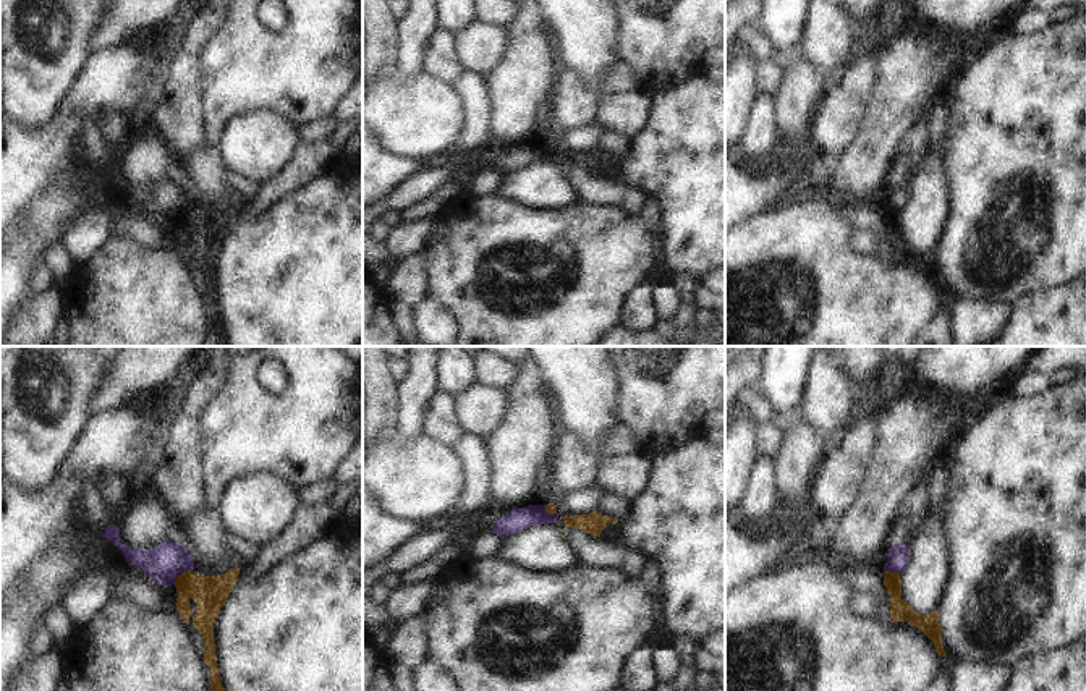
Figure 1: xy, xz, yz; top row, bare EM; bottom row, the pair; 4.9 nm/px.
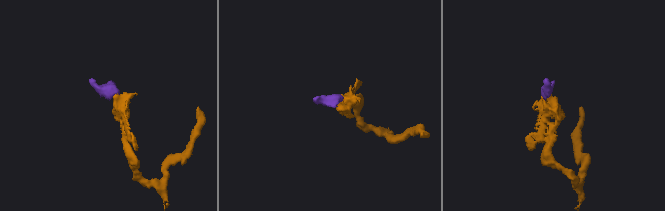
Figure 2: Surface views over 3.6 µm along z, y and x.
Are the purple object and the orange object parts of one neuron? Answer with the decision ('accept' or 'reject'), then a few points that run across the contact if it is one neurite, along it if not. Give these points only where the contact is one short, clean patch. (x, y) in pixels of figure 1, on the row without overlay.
reject; line xy (193, 209), (183, 209), (173, 220)

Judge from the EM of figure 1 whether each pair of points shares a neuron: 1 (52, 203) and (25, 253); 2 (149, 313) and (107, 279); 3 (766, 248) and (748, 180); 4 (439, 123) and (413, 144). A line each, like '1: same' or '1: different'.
1: same
2: same
3: different
4: same

